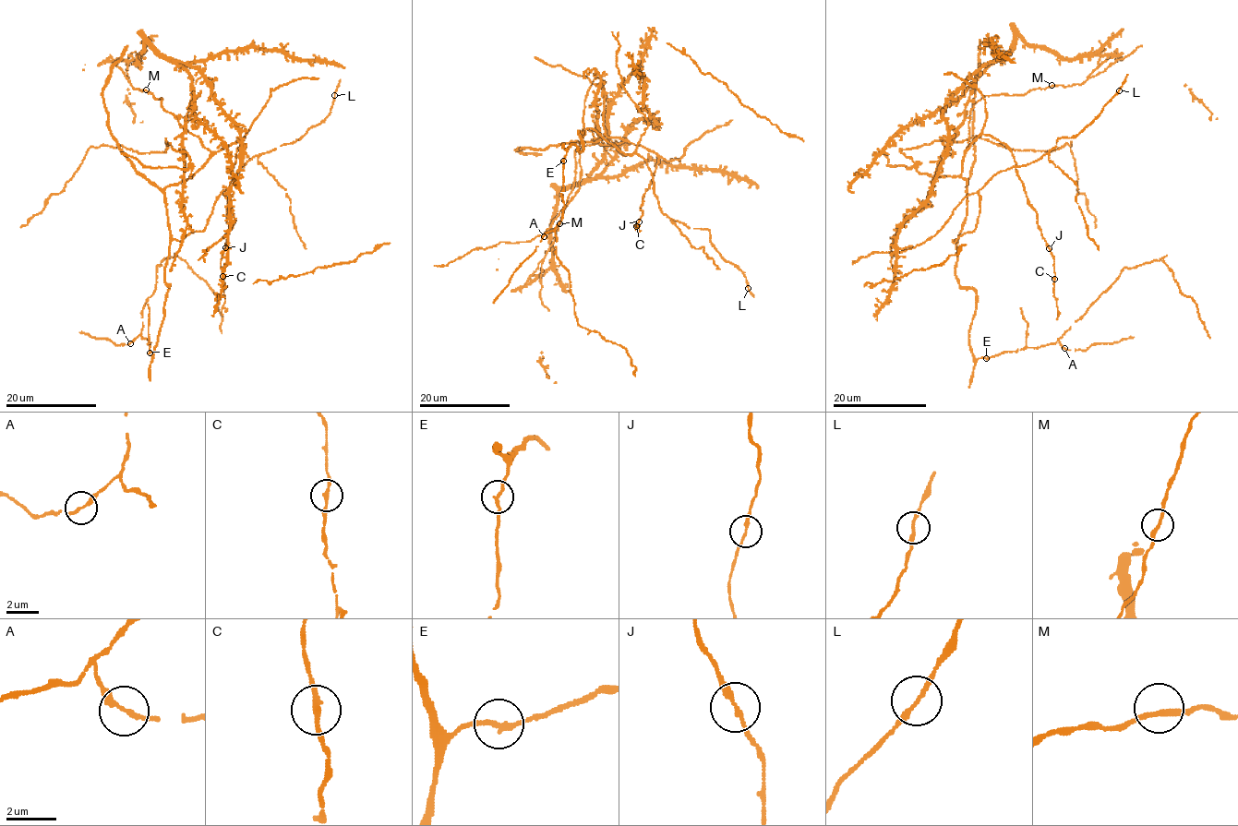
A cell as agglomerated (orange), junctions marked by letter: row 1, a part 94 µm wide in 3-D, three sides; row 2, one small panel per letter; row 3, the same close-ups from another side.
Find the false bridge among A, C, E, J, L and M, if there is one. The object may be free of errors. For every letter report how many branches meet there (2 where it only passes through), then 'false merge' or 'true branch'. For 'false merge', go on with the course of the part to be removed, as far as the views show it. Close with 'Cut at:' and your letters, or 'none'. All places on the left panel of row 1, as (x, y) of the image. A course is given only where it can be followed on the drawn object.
A: branches 2; true branch
C: branches 2; true branch
E: branches 2; true branch
J: branches 2; true branch
L: branches 2; true branch
M: branches 2; true branch
Cut at: none

